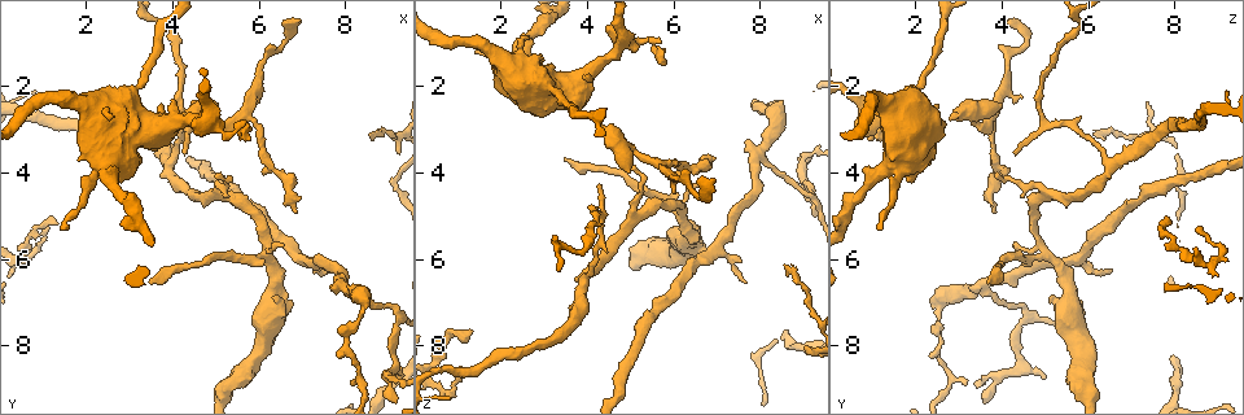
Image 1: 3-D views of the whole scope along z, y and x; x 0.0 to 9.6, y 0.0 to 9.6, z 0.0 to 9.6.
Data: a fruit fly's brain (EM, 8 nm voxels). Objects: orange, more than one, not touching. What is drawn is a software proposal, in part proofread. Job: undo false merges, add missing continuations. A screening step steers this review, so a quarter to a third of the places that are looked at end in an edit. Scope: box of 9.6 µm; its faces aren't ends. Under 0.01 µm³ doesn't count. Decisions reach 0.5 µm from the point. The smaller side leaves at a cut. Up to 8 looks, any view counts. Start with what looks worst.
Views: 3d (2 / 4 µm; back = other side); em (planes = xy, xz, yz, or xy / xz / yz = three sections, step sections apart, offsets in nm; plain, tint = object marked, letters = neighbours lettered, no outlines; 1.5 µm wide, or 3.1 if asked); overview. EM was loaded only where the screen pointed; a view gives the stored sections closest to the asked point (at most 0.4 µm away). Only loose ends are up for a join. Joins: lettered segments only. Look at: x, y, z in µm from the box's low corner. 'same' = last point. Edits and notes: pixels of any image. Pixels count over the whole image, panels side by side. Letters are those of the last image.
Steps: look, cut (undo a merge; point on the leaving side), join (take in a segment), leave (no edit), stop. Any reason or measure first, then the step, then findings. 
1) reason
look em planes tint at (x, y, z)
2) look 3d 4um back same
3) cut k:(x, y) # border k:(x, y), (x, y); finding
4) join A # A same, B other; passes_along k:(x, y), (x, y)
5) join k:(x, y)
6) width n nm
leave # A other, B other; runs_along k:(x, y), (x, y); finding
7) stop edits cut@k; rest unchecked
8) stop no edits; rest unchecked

thin end
look em planes letters at (6.85, 4.90, 3.85)

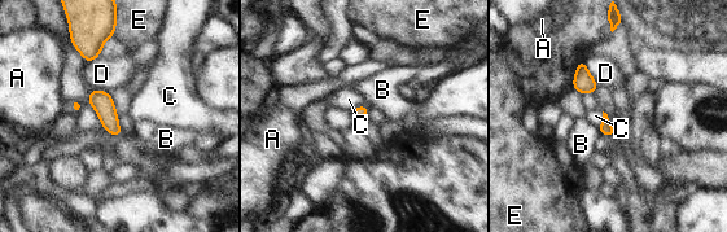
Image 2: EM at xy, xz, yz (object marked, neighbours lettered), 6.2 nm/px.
longest_contact E 180 nm
leave # A other, B other, C other, D other, E other; border 2:(598, 128), (601, 134); none of them fits

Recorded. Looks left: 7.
tapers out
look 3d 4um at (4.95, 4.00, 3.85)

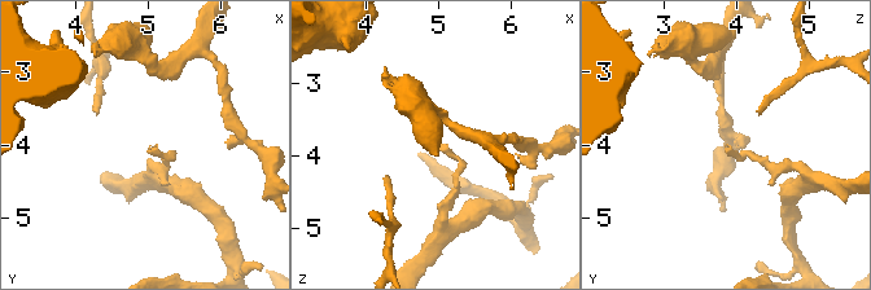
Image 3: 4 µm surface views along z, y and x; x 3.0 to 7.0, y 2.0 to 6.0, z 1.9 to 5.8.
look em planes letters at (5.05, 4.00, 3.90)

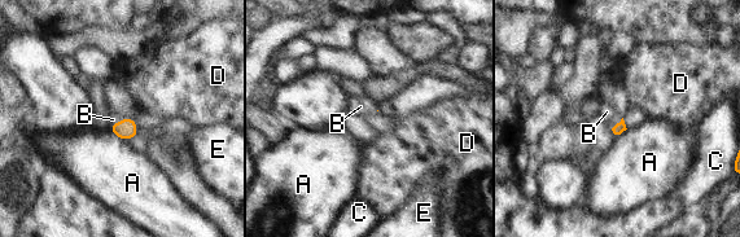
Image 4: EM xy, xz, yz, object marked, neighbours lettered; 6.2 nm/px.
longest_contact A 140 nm
join B # A other, B same, C other, D other, E other; passes_along 4:(126, 128), (119, 122), (113, 119); the neuron continues

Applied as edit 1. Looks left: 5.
look overview

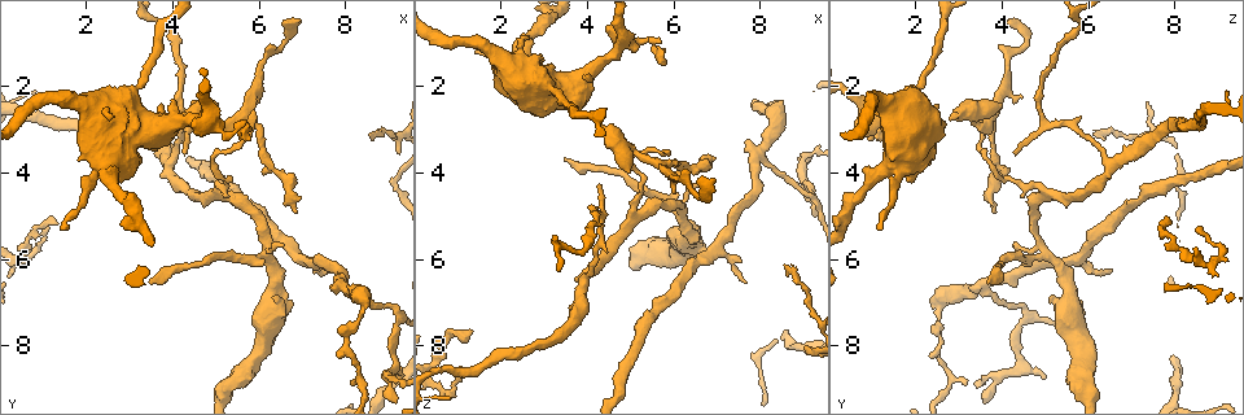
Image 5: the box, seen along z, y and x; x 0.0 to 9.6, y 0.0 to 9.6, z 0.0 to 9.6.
thin end
look em planes letters at (3.45, 6.60, 3.65)

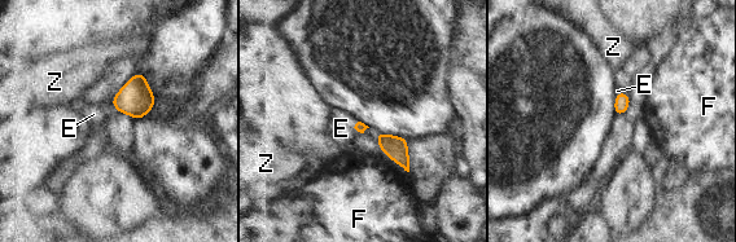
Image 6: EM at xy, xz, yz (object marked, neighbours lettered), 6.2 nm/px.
longest_contact E 80 nm
join E # E same, F other, Z other; passes_along 6:(360, 127), (354, 127), (341, 128); the neuron continues

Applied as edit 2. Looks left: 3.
stop edits join@4, join@6; rest unchecked

